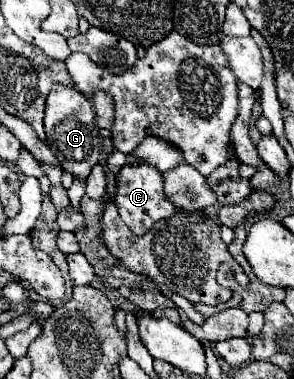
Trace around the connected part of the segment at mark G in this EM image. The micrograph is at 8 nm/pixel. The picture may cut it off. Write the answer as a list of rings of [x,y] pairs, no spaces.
[[[56,84],[46,98],[46,114],[44,114],[44,128],[46,128],[46,144],[52,148],[52,154],[60,160],[62,170],[70,172],[78,180],[86,180],[92,166],[98,164],[100,156],[100,130],[96,130],[96,116],[92,104],[78,88],[68,88]]]

